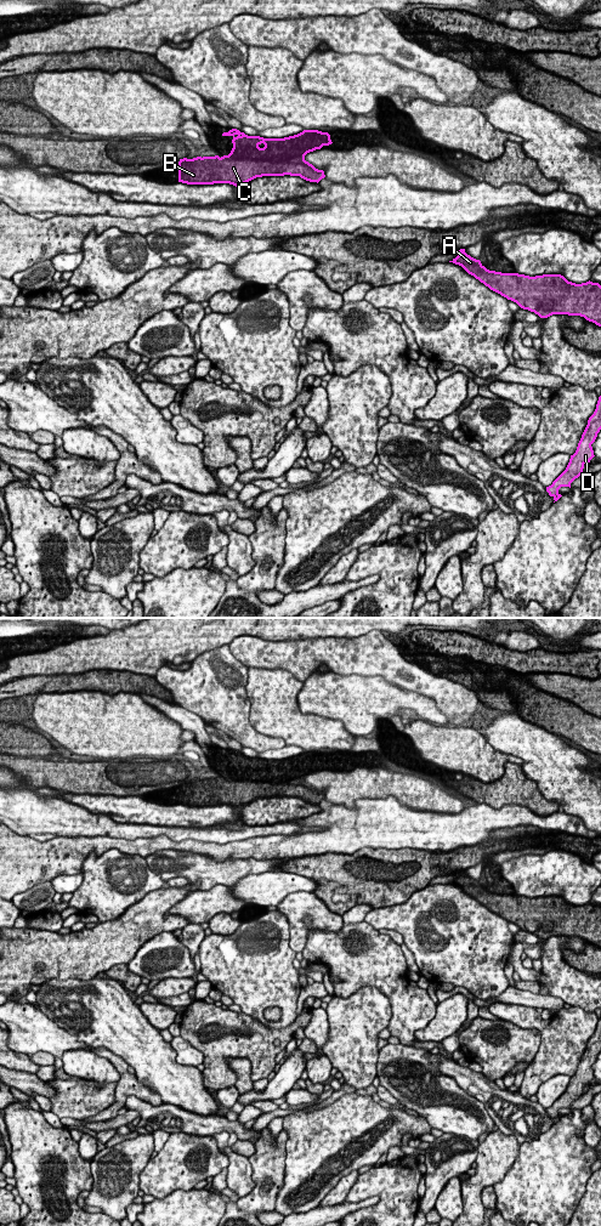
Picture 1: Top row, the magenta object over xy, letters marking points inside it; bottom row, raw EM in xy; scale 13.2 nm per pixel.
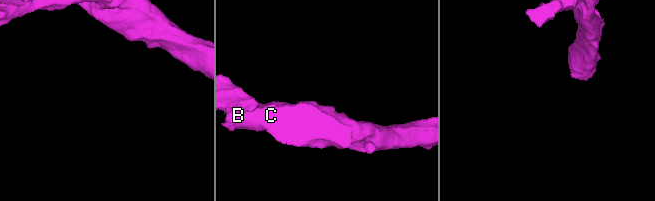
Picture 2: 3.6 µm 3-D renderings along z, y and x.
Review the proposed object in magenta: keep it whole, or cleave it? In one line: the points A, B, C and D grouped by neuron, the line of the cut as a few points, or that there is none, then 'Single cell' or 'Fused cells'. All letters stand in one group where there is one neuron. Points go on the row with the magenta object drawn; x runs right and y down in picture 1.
Groups: A B C D. No split. Single cell

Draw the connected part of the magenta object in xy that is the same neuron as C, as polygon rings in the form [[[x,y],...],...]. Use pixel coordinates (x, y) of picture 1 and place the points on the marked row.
[[[237,129],[223,132],[232,136],[233,148],[223,157],[180,159],[178,182],[187,185],[229,183],[236,187],[262,176],[300,176],[310,182],[325,177],[323,170],[305,160],[305,155],[331,144],[330,135],[318,130],[284,138],[248,136]]]

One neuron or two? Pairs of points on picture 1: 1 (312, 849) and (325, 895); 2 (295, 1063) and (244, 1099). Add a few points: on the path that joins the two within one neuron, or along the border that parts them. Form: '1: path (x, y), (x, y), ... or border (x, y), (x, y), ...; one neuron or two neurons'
1: border (341, 852), (324, 852), (285, 860); two neurons
2: path (285, 1077), (268, 1094), (258, 1095); one neuron

